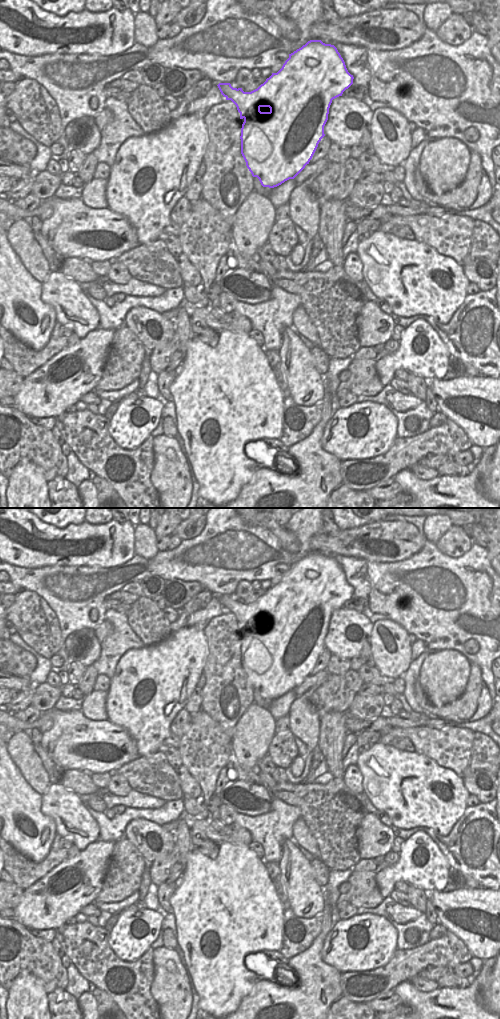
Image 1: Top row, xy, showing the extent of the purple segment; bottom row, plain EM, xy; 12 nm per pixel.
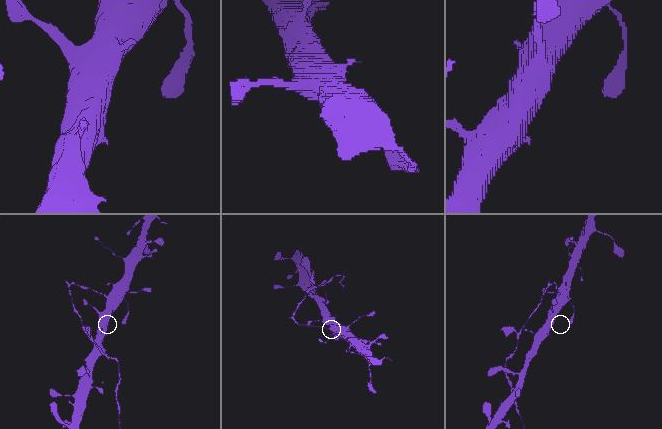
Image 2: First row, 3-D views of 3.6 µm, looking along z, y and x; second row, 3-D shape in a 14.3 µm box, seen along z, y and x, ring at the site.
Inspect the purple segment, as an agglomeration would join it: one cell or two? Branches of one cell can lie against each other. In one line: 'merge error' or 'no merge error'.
merge error

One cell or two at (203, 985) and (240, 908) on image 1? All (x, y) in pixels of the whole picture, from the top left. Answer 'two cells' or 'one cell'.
one cell

